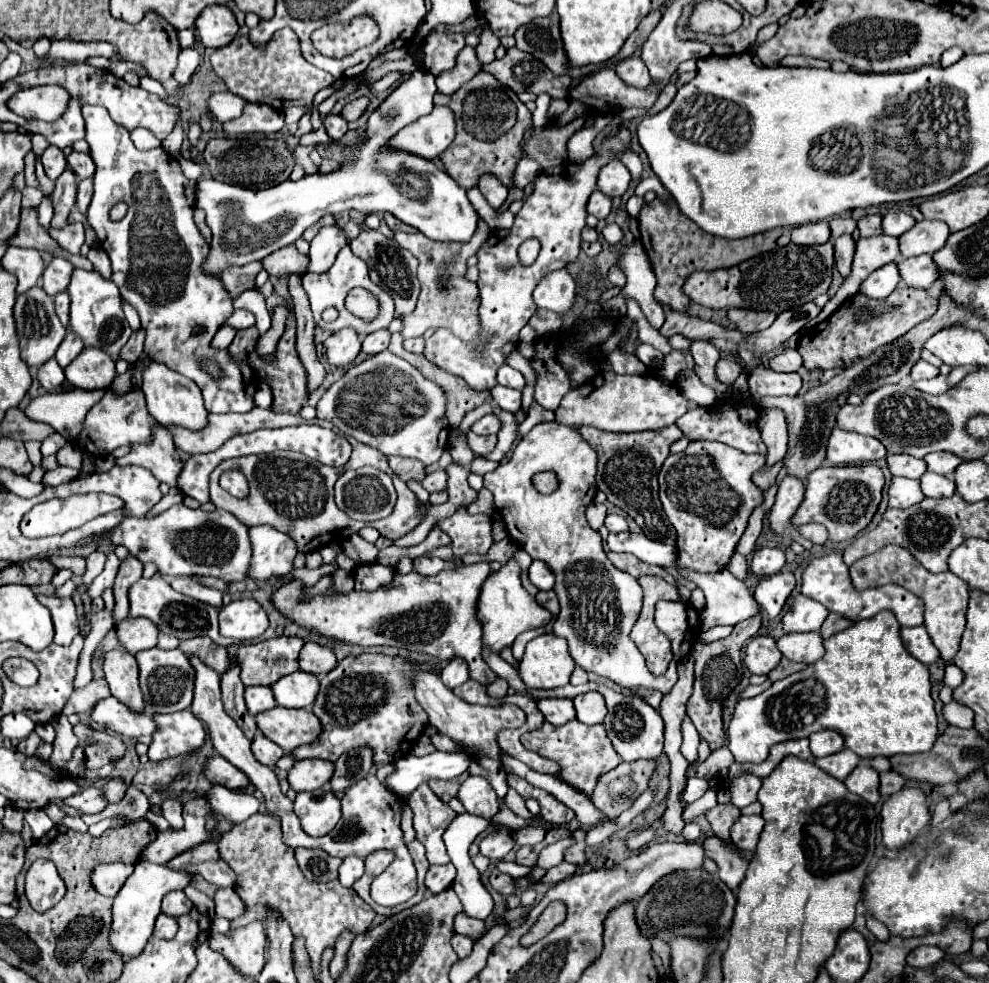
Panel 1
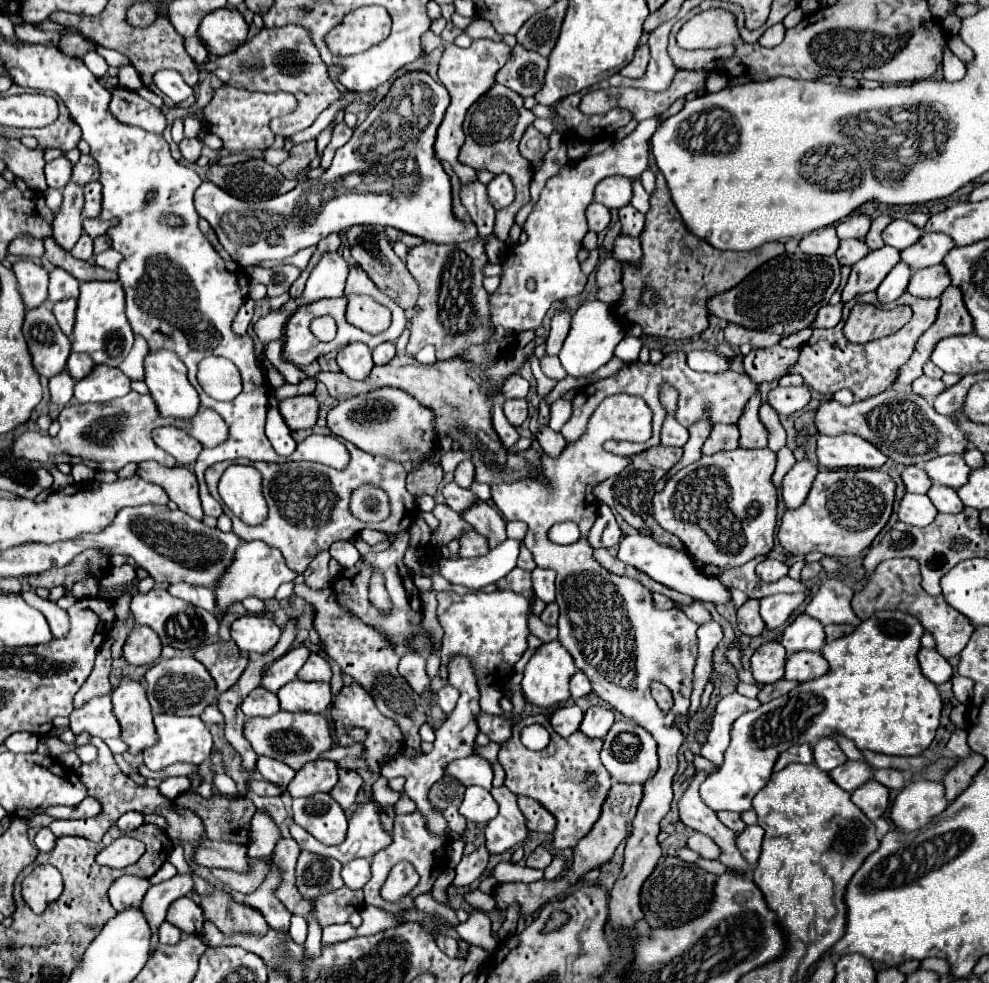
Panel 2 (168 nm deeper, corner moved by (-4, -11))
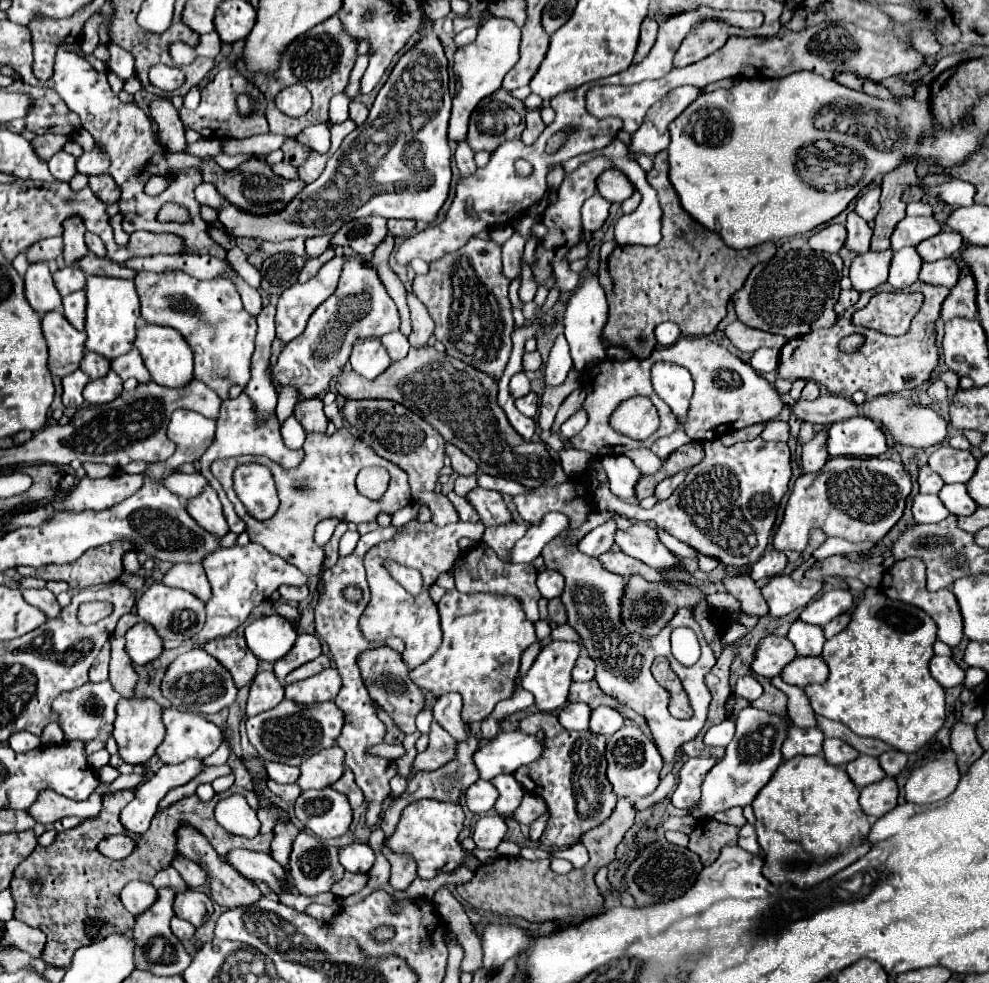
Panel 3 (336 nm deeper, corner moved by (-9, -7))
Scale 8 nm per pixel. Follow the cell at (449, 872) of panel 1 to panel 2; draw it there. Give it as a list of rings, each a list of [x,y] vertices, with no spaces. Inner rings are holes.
[[[485,846],[477,848],[469,856],[463,856],[463,860],[455,868],[455,878],[453,878],[451,886],[455,886],[455,888],[471,886],[477,878],[481,878],[481,874],[487,868],[487,862],[489,862],[489,852]]]

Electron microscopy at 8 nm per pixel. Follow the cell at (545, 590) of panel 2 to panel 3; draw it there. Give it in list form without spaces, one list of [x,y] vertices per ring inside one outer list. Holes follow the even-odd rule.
[[[542,570],[538,574],[538,590],[544,598],[556,598],[562,594],[562,588],[564,588],[564,578],[560,572],[556,570]]]

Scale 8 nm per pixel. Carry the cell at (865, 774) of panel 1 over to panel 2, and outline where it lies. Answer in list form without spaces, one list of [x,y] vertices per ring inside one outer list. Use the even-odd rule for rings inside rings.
[[[869,780],[863,786],[859,786],[855,792],[851,792],[853,804],[857,804],[871,820],[877,820],[885,814],[889,804],[889,790],[881,786],[877,780]]]

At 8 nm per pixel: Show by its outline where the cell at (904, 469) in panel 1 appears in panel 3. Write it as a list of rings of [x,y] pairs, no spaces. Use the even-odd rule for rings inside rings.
[[[922,466],[920,476],[918,476],[918,484],[920,484],[922,494],[938,494],[944,486],[944,480],[936,472],[932,472],[928,466]]]

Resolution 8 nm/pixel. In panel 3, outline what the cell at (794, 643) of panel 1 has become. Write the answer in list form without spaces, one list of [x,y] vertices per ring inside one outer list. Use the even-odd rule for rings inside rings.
[[[798,656],[784,670],[782,680],[786,684],[794,684],[804,688],[808,684],[822,684],[828,678],[828,666],[820,656]]]

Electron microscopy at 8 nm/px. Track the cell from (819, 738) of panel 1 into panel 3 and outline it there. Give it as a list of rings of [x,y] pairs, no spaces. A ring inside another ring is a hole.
[[[826,738],[824,740],[824,758],[830,764],[846,766],[854,758],[858,758],[858,752],[852,746],[848,746],[846,742],[842,742],[840,738]]]

